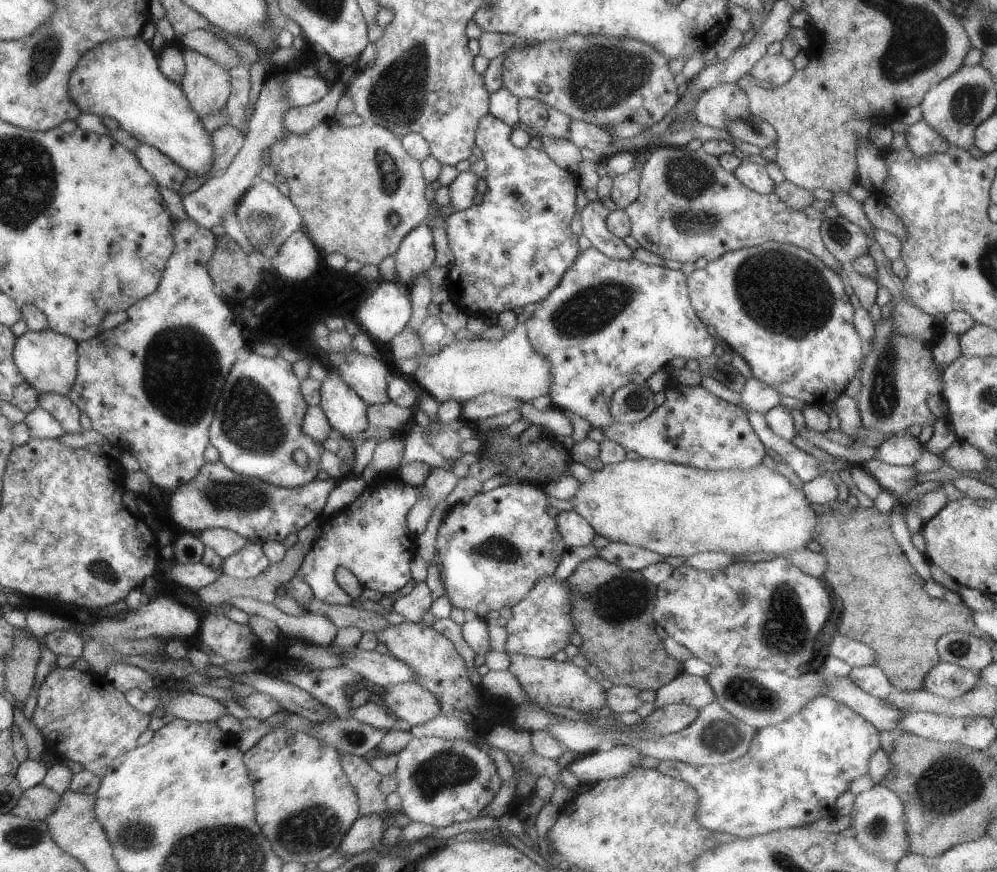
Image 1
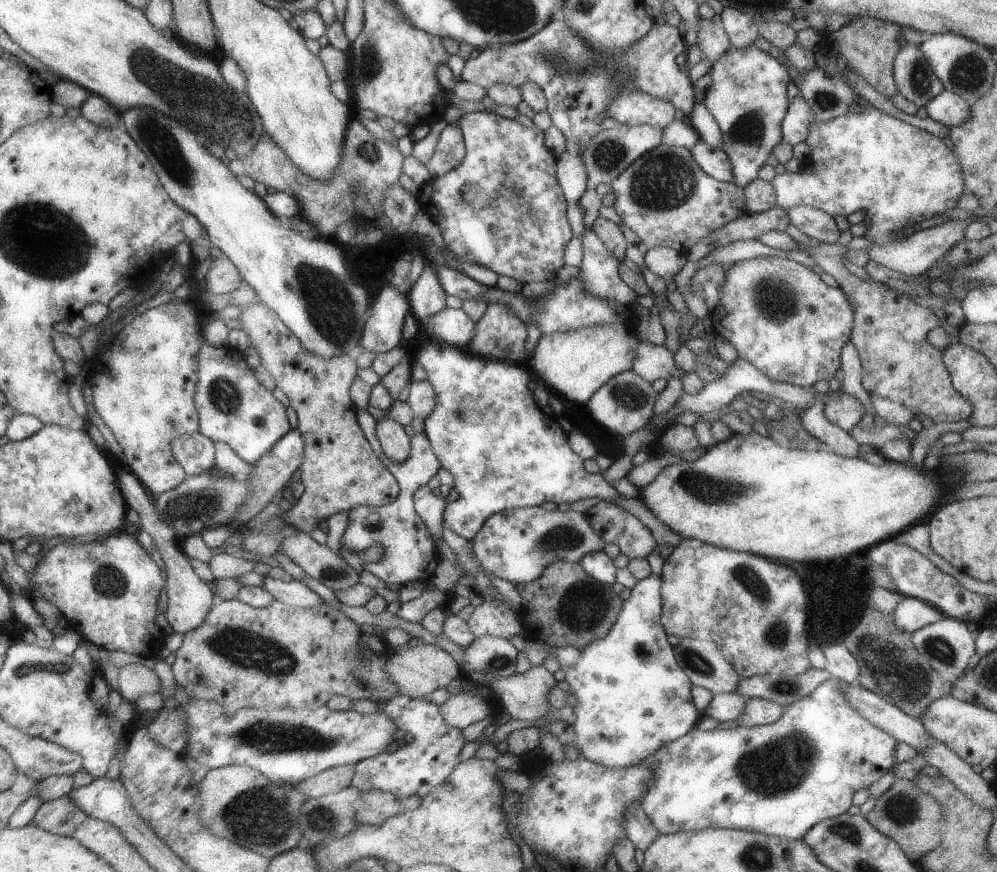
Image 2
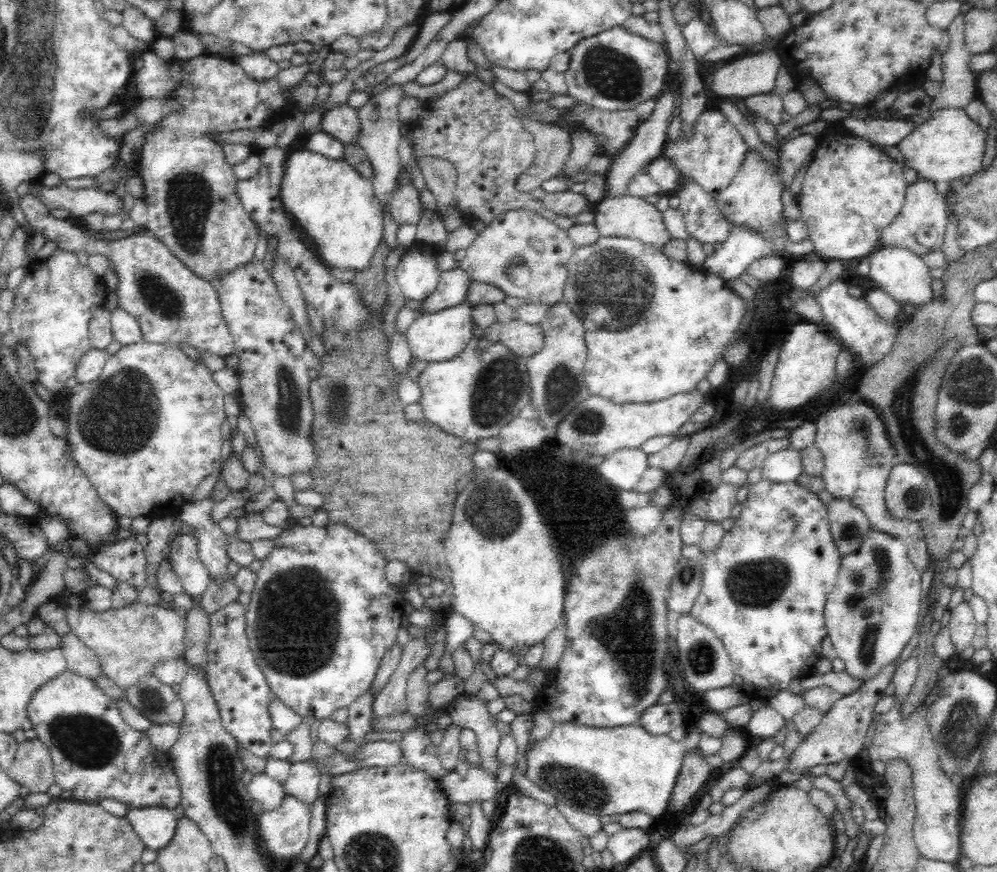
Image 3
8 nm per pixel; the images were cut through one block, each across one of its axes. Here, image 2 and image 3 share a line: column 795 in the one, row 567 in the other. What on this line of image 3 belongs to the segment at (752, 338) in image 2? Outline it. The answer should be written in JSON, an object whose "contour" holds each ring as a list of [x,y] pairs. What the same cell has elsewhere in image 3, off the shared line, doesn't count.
{"contour":[[[328,523],[324,526],[294,525],[285,529],[277,538],[271,540],[273,550],[264,557],[260,570],[257,572],[254,590],[251,592],[251,601],[245,612],[245,633],[249,638],[251,652],[254,655],[258,668],[264,673],[264,677],[270,686],[273,697],[278,698],[288,708],[299,714],[305,720],[310,718],[325,719],[331,716],[338,708],[347,708],[359,696],[368,691],[373,684],[375,675],[384,653],[397,642],[397,632],[400,628],[400,618],[403,616],[405,605],[401,586],[392,584],[386,576],[385,564],[387,560],[380,553],[378,546],[362,536],[358,532],[343,524]]]}

